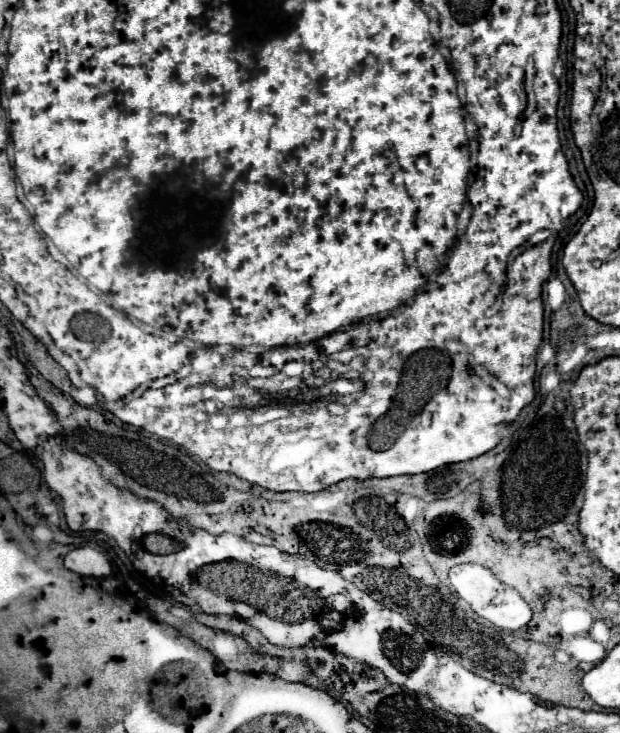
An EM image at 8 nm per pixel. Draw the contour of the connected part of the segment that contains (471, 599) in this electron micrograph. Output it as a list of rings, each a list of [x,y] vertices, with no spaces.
[[[458,564],[450,570],[450,582],[456,588],[456,592],[472,606],[472,610],[486,618],[488,622],[492,622],[498,628],[504,630],[518,630],[522,626],[526,626],[532,618],[532,610],[528,606],[528,602],[518,594],[516,588],[506,586],[504,582],[500,582],[488,568],[480,566],[480,564]]]

